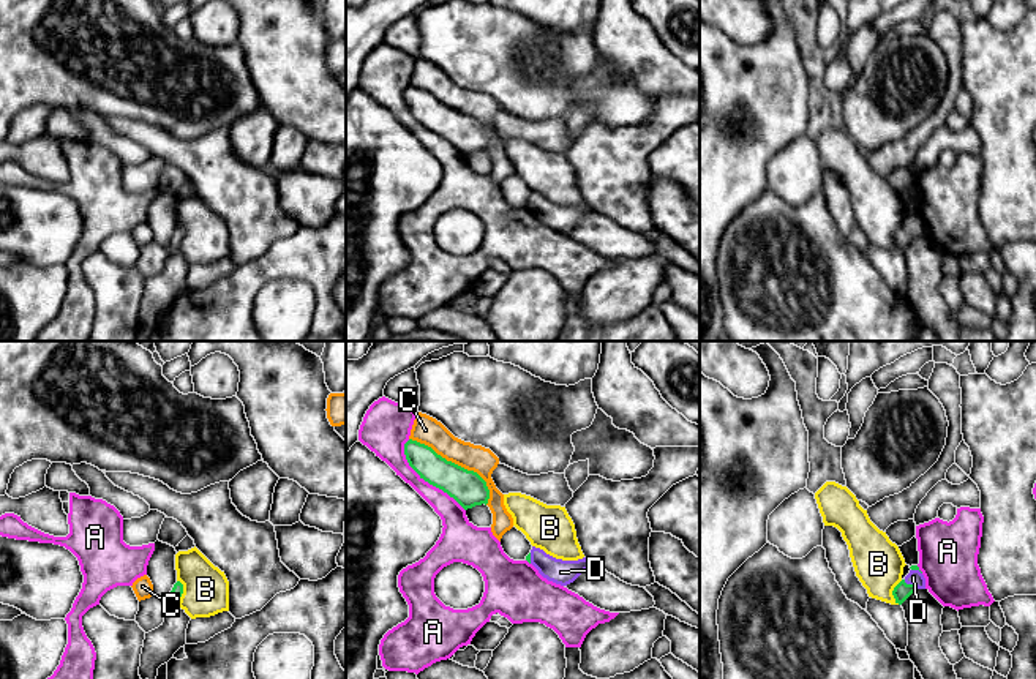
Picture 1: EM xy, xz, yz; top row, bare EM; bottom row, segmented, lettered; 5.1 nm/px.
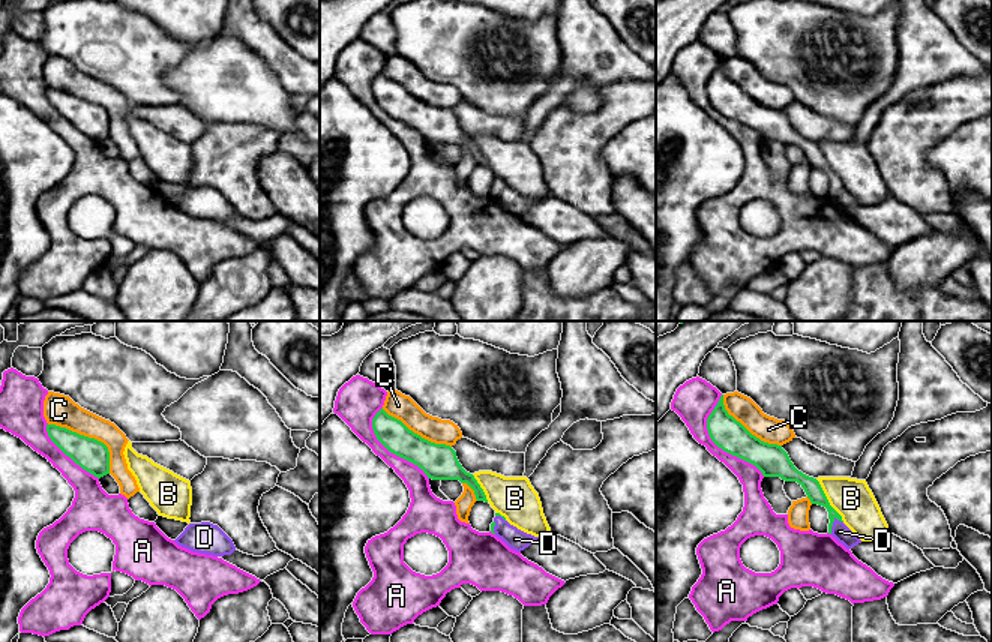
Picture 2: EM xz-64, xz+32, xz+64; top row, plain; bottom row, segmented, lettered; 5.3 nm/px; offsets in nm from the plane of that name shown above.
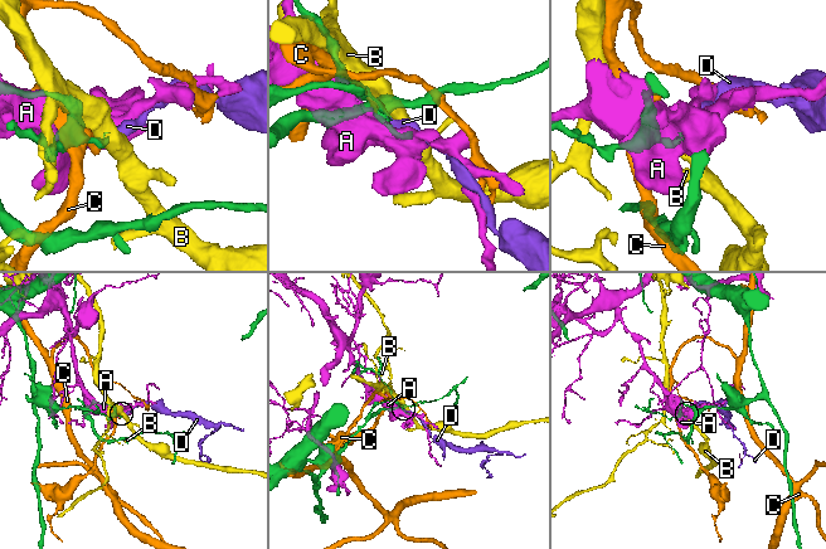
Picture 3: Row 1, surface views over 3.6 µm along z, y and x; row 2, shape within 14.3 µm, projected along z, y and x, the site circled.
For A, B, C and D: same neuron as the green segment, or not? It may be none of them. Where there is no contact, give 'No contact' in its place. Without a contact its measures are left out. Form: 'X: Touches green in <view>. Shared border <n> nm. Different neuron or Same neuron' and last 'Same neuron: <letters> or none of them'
A: Touches green in xz. Shared border 460 nm. Different neuron
B: Touches green in yz. Shared border 130 nm. Different neuron
C: Touches green in xz. Shared border 550 nm. Different neuron
D: Touches green in yz. Shared border 90 nm. Same neuron
Same neuron: D

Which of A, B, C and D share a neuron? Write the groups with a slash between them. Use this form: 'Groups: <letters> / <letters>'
Groups: A / B / C / D

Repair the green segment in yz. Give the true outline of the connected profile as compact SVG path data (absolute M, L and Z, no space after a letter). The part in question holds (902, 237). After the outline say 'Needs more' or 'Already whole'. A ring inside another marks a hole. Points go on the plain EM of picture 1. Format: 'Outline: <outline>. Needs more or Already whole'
Outline: M918 212L910 213L910 219L894 234L895 249L902 251L914 237L925 235L925 224Z. Needs more

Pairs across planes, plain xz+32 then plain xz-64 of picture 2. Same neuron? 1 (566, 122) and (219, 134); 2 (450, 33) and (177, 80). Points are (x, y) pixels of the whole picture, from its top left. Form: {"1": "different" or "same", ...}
{"1": "same", "2": "different"}

